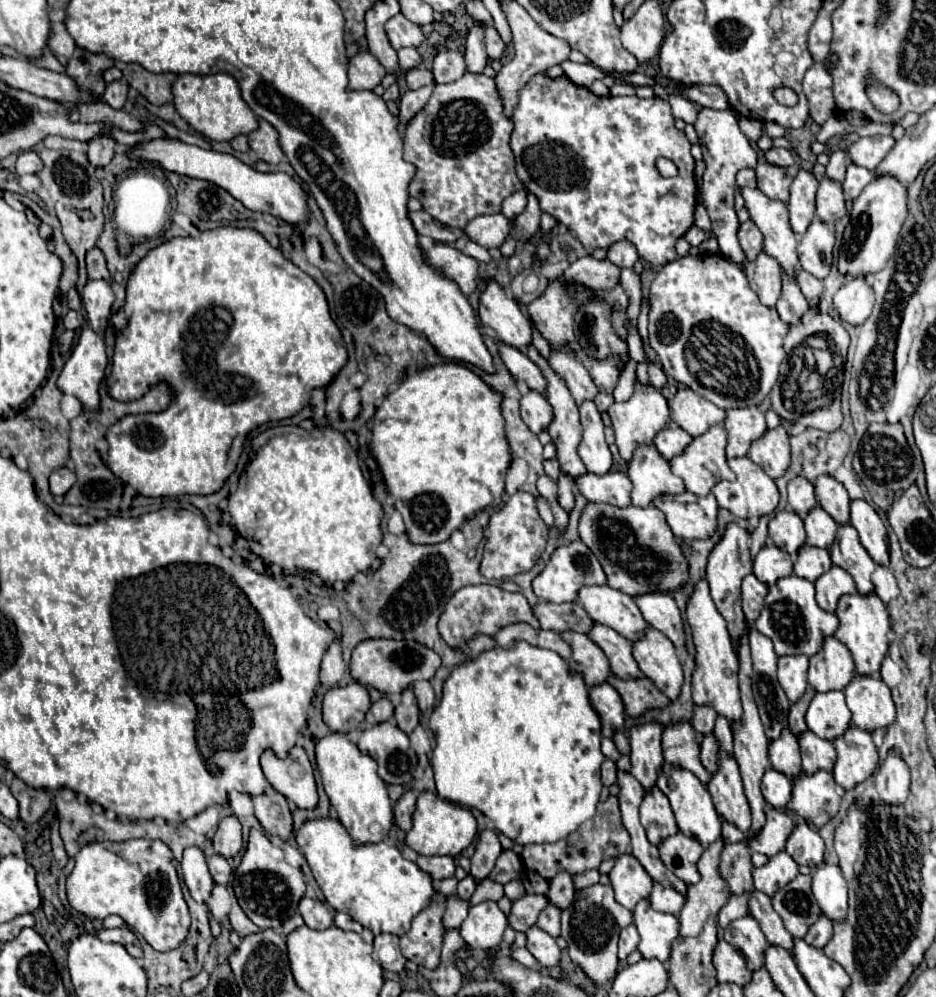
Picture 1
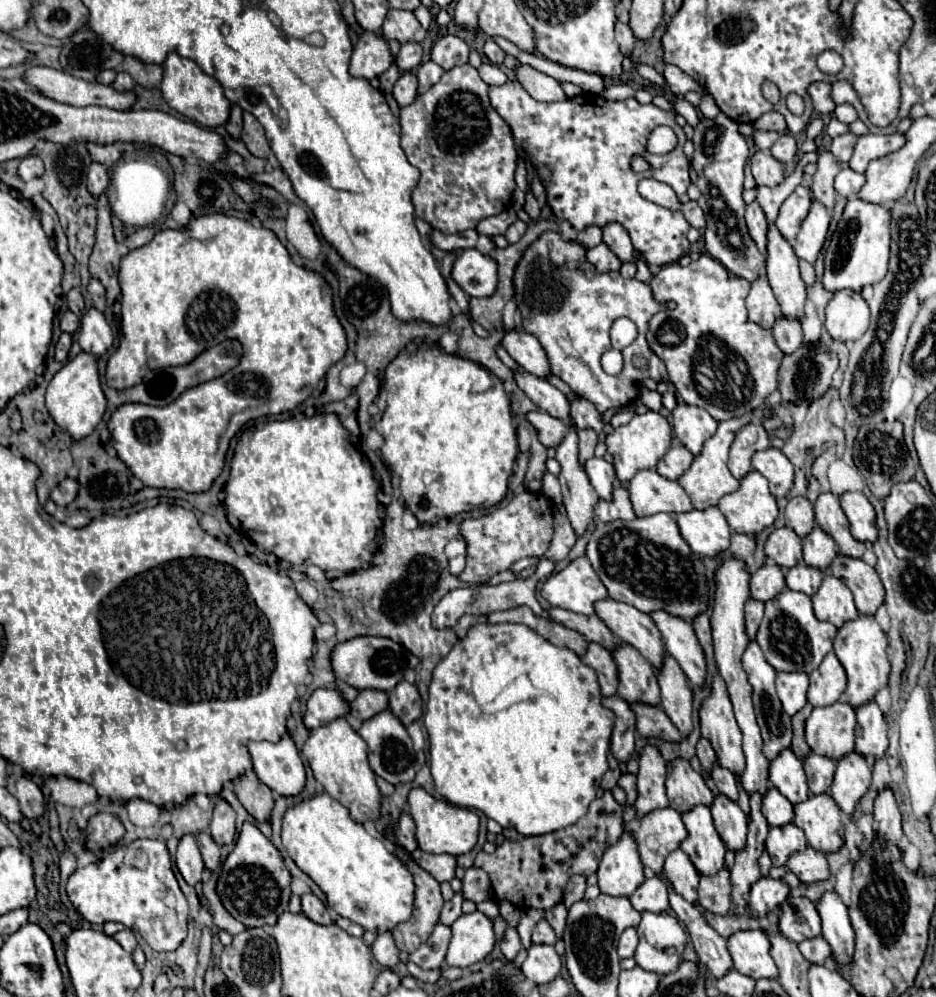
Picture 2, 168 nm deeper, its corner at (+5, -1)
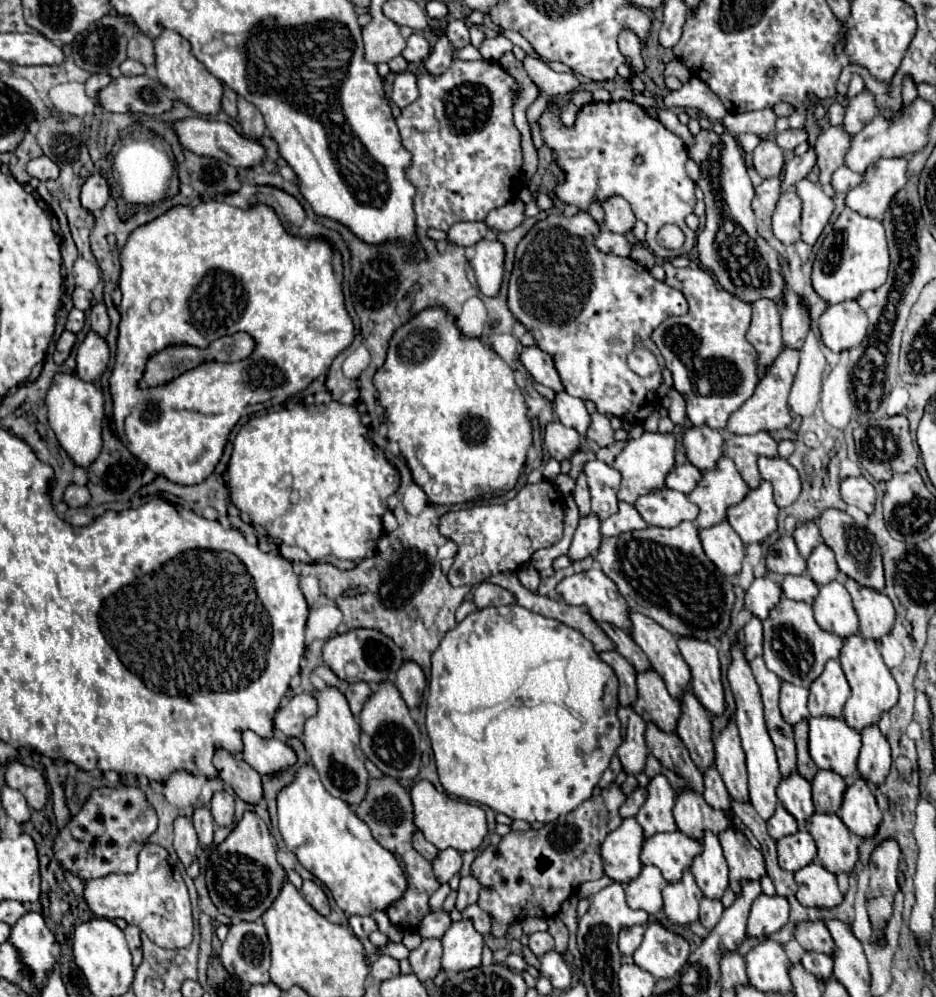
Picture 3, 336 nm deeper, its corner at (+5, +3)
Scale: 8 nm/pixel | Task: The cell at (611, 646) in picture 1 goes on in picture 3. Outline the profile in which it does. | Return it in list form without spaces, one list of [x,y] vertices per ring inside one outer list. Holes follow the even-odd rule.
[[[650,669],[638,675],[638,699],[632,709],[664,733],[674,733],[680,719],[680,703],[668,693],[662,677]]]

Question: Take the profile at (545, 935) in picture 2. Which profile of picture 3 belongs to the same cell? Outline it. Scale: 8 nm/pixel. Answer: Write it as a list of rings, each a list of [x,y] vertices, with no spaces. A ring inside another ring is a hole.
[[[532,933],[528,937],[528,947],[530,951],[536,955],[536,957],[542,957],[544,953],[552,951],[554,949],[554,941],[552,941],[552,935],[550,933]]]

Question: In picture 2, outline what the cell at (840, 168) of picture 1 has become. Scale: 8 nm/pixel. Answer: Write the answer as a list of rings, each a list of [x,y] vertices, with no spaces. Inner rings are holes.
[[[846,133],[846,135],[840,135],[840,137],[834,137],[832,139],[832,145],[830,145],[830,153],[834,155],[834,159],[838,163],[848,163],[850,157],[852,157],[852,149],[856,145],[856,135],[854,133]]]

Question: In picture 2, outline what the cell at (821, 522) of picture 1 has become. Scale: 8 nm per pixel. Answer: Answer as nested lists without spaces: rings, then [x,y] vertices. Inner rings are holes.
[[[814,525],[814,529],[802,539],[802,547],[804,547],[804,563],[814,565],[822,571],[836,557],[836,543],[818,525]]]

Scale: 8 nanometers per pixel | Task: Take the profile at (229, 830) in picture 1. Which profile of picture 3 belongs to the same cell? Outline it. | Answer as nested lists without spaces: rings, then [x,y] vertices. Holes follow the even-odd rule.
[[[216,791],[212,795],[212,805],[210,805],[212,817],[216,825],[220,827],[230,827],[234,821],[234,797],[226,791]]]

